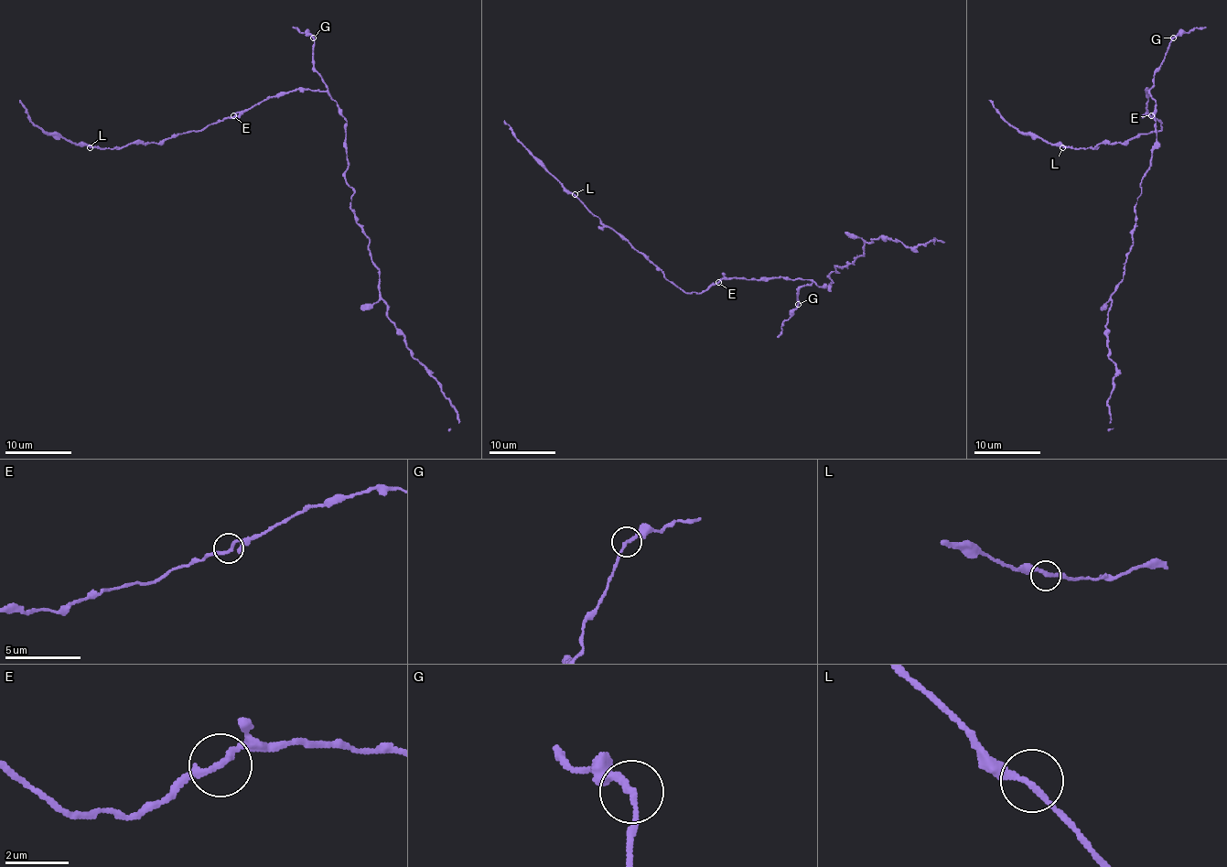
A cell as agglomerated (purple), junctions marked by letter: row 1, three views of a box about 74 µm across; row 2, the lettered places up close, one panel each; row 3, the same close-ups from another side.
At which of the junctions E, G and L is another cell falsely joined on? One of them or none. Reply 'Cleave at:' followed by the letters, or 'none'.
Cleave at: none

